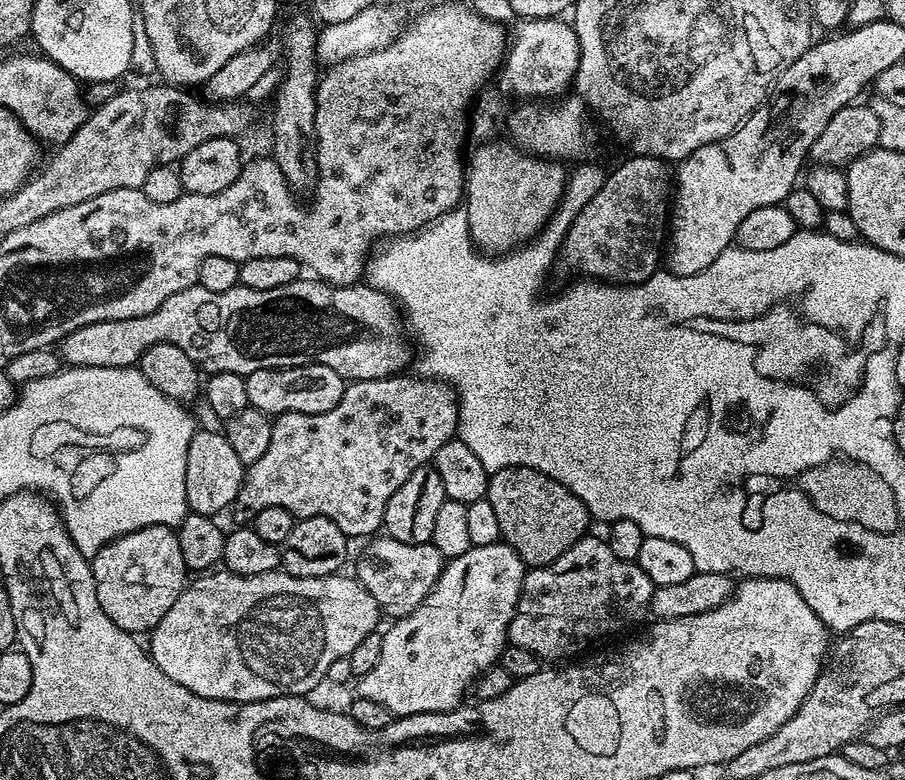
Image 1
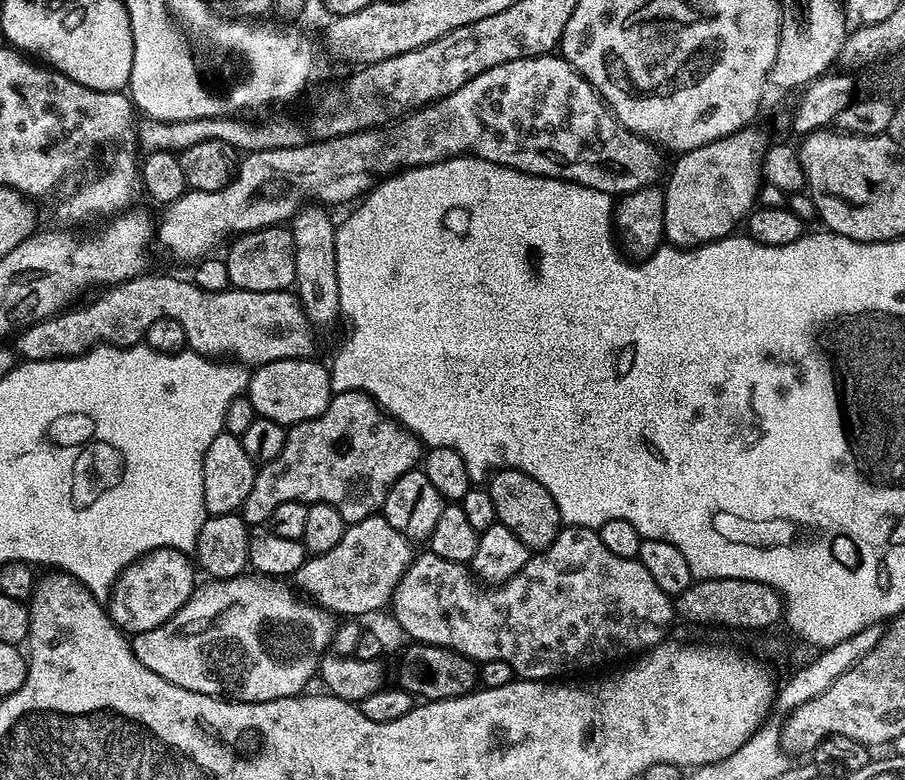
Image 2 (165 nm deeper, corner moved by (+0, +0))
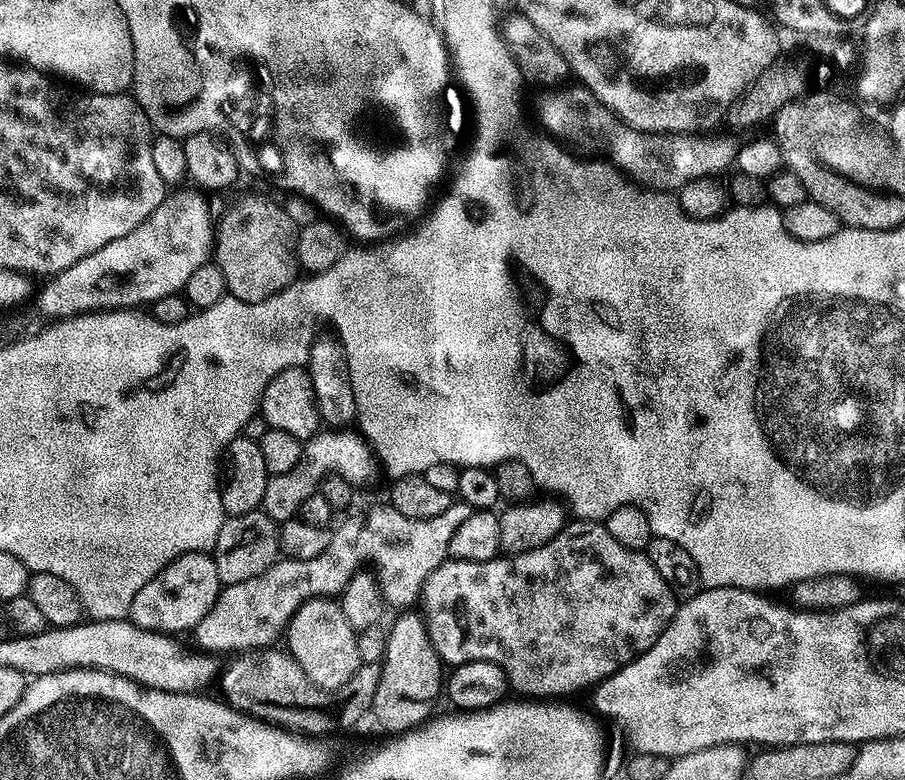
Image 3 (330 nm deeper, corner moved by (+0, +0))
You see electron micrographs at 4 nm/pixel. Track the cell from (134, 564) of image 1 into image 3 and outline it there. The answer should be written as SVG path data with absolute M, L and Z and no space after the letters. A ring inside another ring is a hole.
M184 552L174 562L170 562L138 594L130 606L128 616L146 632L165 634L191 633L196 624L205 618L214 606L222 585L218 578L218 566L214 566L211 555L206 552Z

